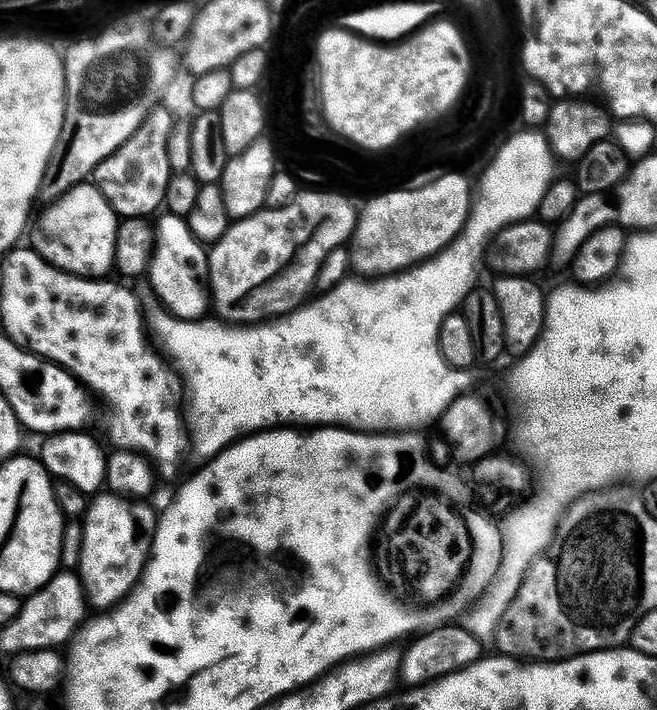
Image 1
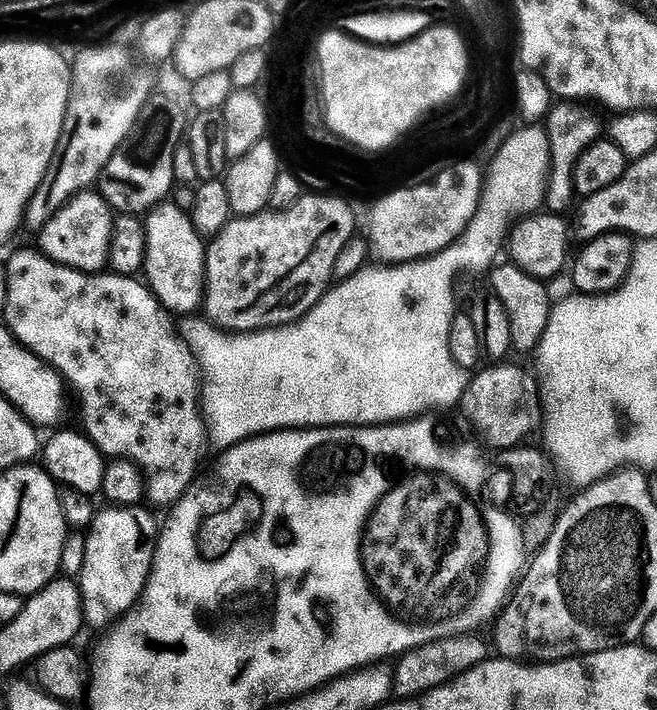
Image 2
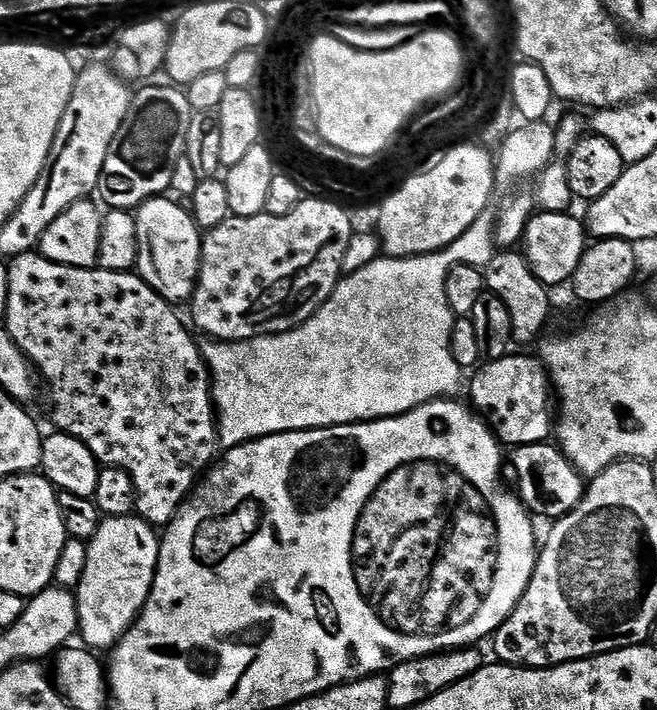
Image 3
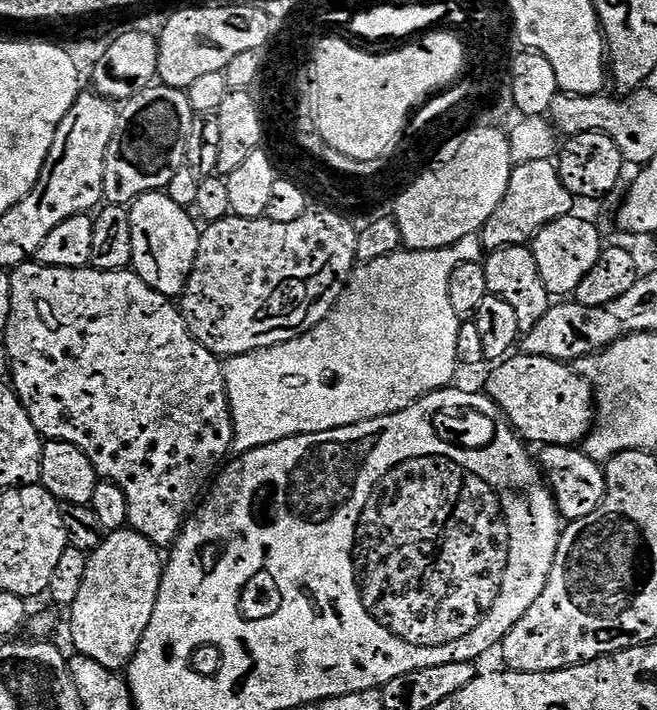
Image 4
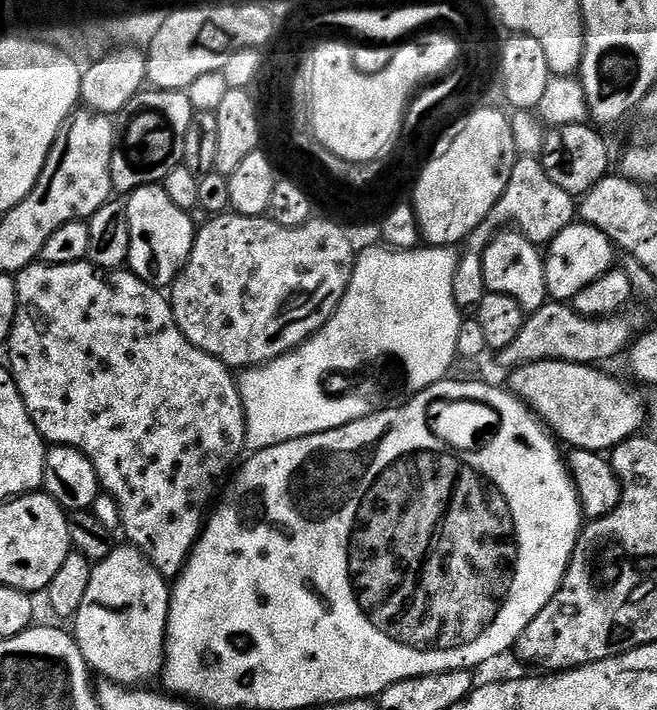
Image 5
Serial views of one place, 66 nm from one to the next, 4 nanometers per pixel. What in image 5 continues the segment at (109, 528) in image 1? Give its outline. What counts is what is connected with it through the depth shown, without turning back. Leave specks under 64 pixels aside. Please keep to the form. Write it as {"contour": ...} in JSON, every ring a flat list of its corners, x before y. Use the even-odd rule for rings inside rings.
{"contour":[[131,546,113,547,112,553,106,558,95,561,90,574,90,586,86,586,86,595,82,597,82,606,78,606,74,617,76,623,76,632,74,631,74,639,76,645,82,650,84,661,88,663,89,669,93,673,98,673,103,679,112,680,116,684,127,686,143,685,143,680,148,680,151,676,159,677,164,667,164,638,168,634,168,611,170,610,170,584,169,581,152,565,144,556,143,552,138,548]]}

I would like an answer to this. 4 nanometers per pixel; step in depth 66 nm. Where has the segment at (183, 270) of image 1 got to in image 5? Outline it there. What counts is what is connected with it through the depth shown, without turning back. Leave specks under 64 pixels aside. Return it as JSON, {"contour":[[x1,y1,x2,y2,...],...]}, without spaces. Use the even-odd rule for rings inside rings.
{"contour":[[161,185,136,188,129,193,126,203,131,230,129,269,133,275,158,290,171,287,182,273,193,250,196,224,193,224,192,216,176,206]]}

